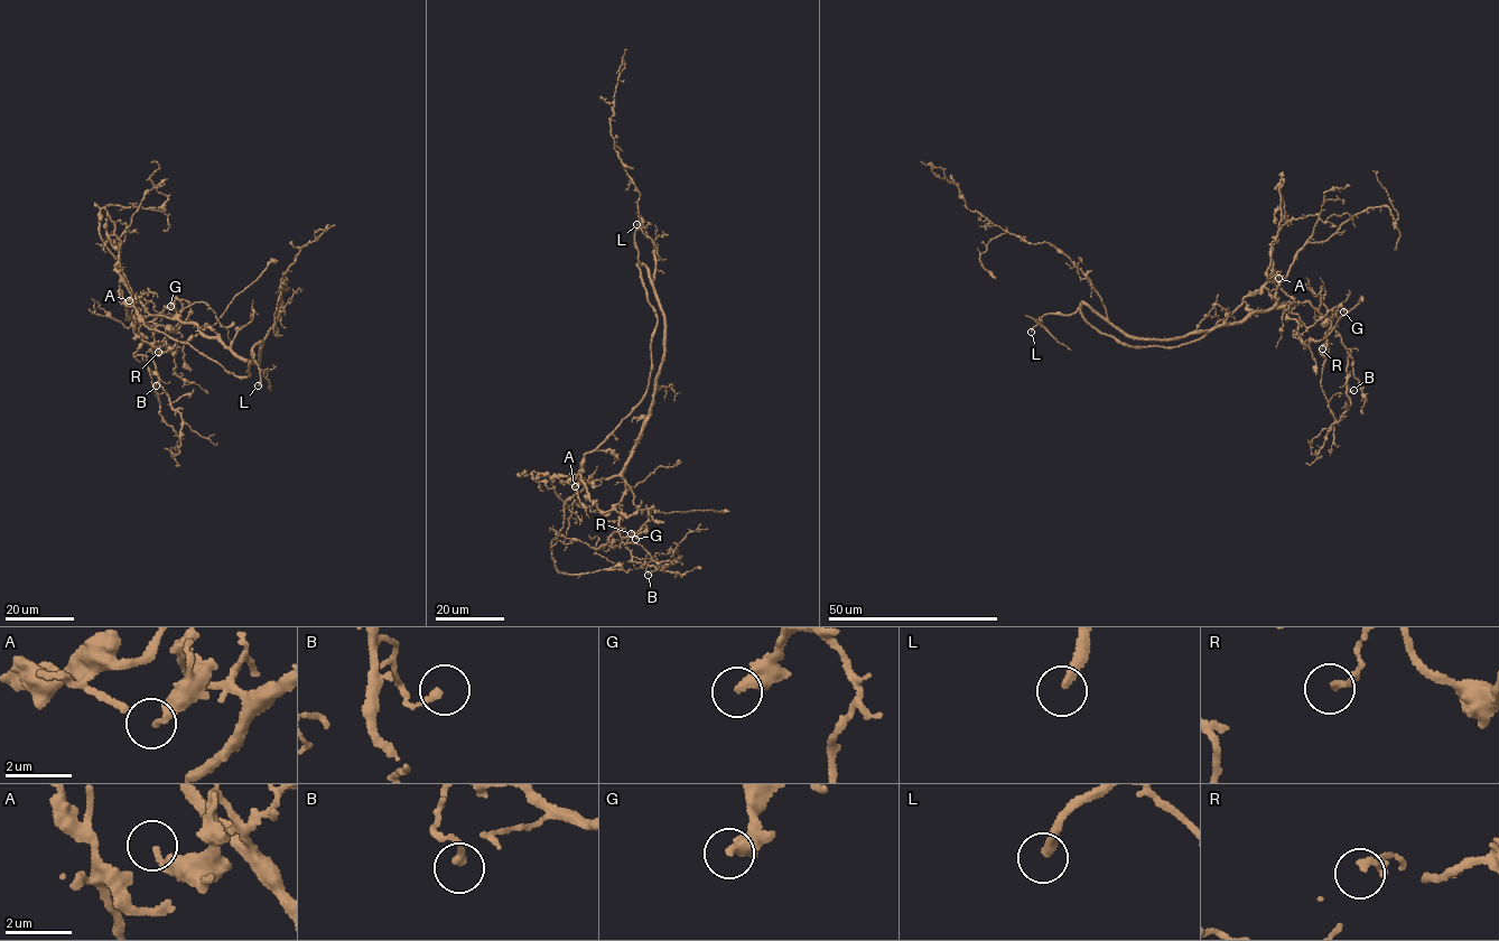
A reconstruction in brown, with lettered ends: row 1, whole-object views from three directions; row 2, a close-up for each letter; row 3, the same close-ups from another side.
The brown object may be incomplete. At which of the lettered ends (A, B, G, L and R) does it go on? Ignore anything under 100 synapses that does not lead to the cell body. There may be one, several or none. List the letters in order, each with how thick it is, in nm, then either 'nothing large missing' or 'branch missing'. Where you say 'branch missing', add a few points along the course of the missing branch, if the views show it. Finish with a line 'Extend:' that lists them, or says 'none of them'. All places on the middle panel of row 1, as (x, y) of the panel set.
A: 240 nm | nothing large missing
B: 200 nm | nothing large missing
G: 440 nm | nothing large missing
L: 280 nm | branch missing | (636, 224), (615, 208), (574, 215), (562, 224), (538, 268)
R: 170 nm | nothing large missing
Extend: L

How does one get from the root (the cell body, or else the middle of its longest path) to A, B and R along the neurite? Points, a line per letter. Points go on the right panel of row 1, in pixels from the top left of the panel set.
A: (1132, 346), (1101, 334), (1082, 317), (1081, 305), (1129, 335), (1175, 338), (1243, 323), (1275, 307), (1278, 278)
B: (1132, 346), (1101, 334), (1081, 305), (1129, 335), (1160, 339), (1307, 301), (1341, 337), (1353, 390)
R: (1132, 346), (1101, 334), (1082, 317), (1081, 305), (1129, 335), (1160, 339), (1307, 301), (1331, 322), (1322, 348)

